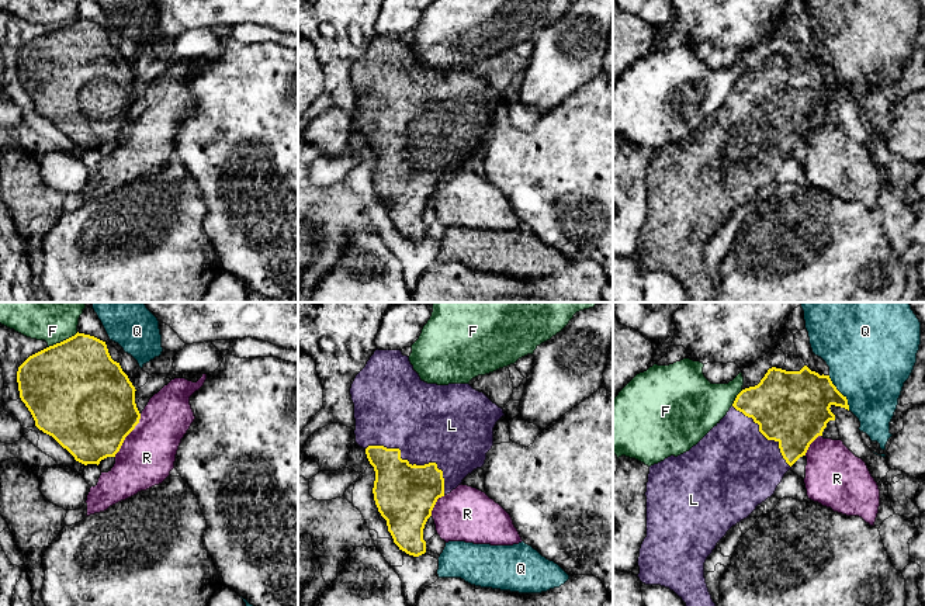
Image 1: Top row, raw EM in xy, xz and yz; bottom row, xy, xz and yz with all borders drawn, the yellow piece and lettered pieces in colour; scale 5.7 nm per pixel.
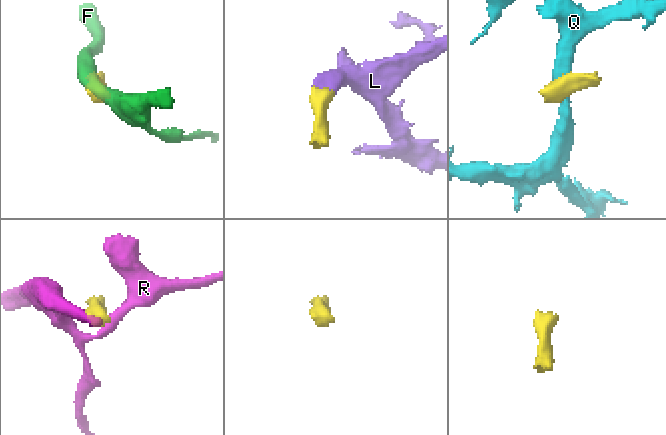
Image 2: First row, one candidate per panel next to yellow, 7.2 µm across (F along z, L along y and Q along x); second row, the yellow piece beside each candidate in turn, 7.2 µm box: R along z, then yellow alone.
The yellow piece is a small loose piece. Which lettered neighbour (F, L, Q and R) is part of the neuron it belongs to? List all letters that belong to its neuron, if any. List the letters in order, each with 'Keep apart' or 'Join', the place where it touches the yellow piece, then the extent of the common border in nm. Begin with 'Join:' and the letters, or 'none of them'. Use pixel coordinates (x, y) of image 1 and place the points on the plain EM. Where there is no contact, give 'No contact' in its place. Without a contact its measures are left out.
Join: L
F: Keep apart. Touches yellow at xy (63, 26). Shared border 200 nm
L: Join. Touches yellow at xz (414, 149). Shared border 550 nm
Q: Keep apart. Touches yellow at yz (839, 78). Shared border 240 nm
R: Keep apart. Touches yellow at xy (128, 118). Shared border 300 nm

